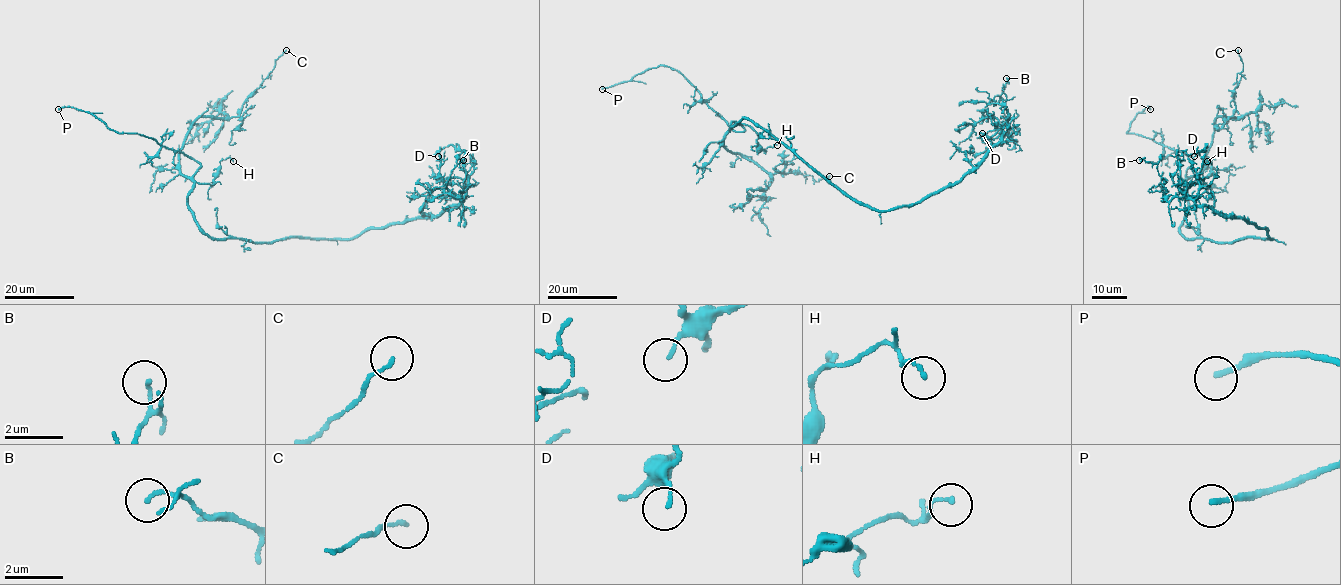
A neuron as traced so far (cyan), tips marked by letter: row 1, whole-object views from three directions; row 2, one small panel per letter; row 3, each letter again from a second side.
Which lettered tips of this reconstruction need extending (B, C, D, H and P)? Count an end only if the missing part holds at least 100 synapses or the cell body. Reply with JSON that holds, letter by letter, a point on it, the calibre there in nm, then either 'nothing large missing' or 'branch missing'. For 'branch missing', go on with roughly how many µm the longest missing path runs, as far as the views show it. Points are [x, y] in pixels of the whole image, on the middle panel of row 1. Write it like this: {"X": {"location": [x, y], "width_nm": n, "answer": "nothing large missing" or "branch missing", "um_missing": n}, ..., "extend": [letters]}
{"B": {"location": [1006, 78], "width_nm": 110, "answer": "nothing large missing"}, "C": {"location": [829, 176], "width_nm": 110, "answer": "nothing large missing"}, "D": {"location": [982, 133], "width_nm": 110, "answer": "nothing large missing"}, "H": {"location": [777, 145], "width_nm": 130, "answer": "nothing large missing"}, "P": {"location": [602, 89], "width_nm": 180, "answer": "branch missing", "um_missing": 20}, "extend": ["P"]}

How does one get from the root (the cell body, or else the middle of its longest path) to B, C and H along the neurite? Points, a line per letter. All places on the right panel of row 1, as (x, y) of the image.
B: (1227, 242), (1272, 238), (1246, 219), (1224, 218), (1189, 199), (1168, 201), (1157, 165), (1139, 160)
C: (1227, 242), (1187, 238), (1180, 226), (1185, 181), (1203, 167), (1214, 121), (1235, 117), (1238, 50)
H: (1227, 242), (1187, 238), (1180, 230), (1188, 208), (1183, 185), (1204, 178), (1212, 164), (1208, 157), (1207, 161)

